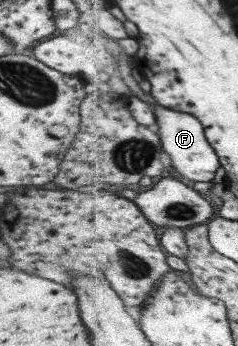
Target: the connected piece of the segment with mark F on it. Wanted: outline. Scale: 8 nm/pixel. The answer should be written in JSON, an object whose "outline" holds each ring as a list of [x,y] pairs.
{"outline":[[[159,103],[155,104],[154,111],[157,115],[158,133],[162,138],[163,150],[170,156],[176,176],[190,184],[198,181],[213,181],[221,163],[206,137],[205,127],[199,118]]]}

